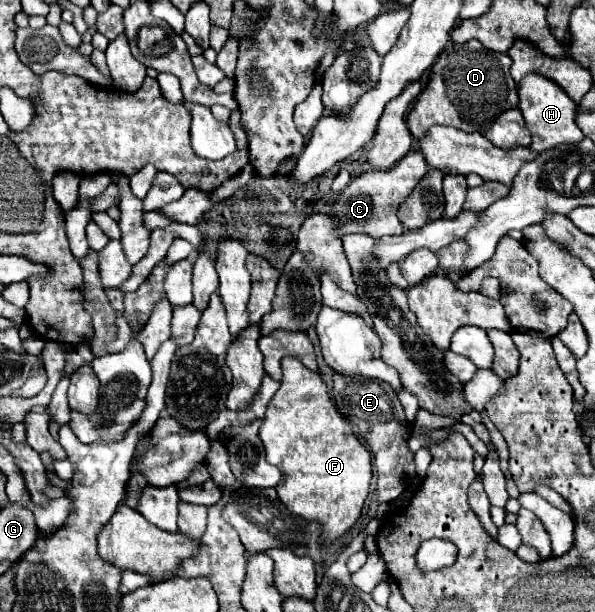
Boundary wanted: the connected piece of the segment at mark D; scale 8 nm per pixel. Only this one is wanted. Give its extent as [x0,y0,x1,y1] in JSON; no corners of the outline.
[408,41,518,139]

